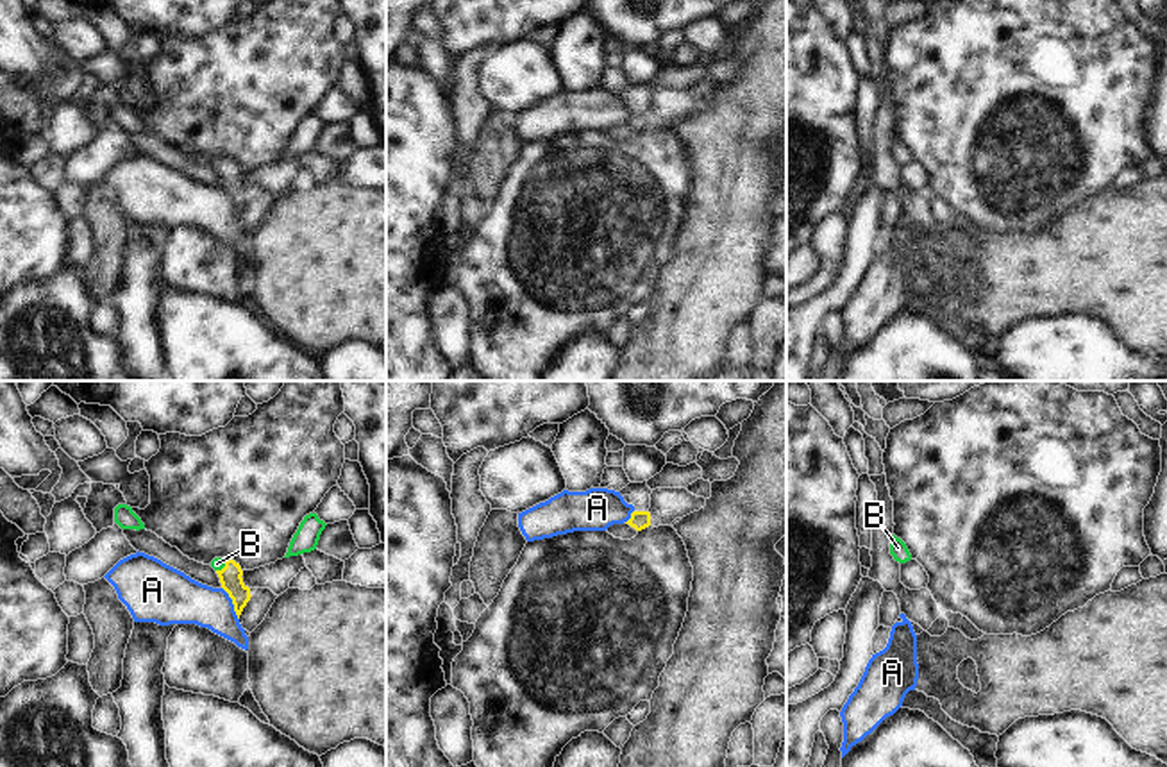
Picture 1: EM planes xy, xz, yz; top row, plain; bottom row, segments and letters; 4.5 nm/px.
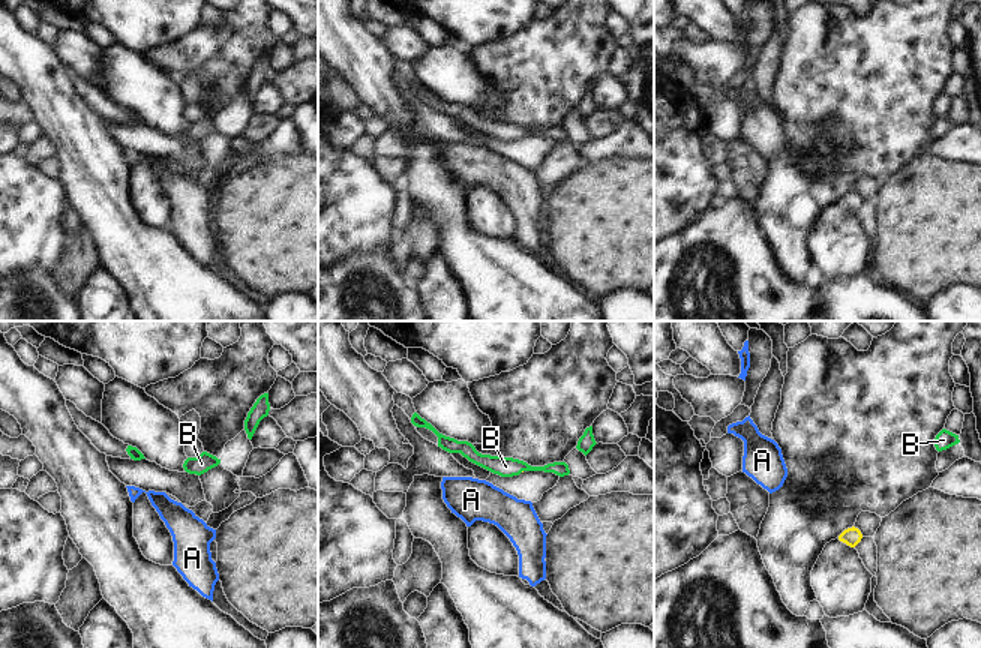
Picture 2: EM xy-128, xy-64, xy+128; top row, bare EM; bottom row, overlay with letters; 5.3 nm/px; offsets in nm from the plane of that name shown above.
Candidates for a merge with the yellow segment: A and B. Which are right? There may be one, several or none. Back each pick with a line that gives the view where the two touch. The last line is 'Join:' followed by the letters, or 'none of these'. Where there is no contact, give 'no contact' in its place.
B: xy
Join: B

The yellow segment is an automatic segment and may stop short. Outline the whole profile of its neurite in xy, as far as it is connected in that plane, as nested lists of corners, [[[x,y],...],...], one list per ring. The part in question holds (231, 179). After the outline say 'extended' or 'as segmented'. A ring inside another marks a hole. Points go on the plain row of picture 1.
[[[214,157],[211,166],[216,170],[222,188],[229,193],[234,204],[234,211],[239,218],[243,207],[250,200],[250,188],[243,182],[243,170],[234,159]]] | extended

